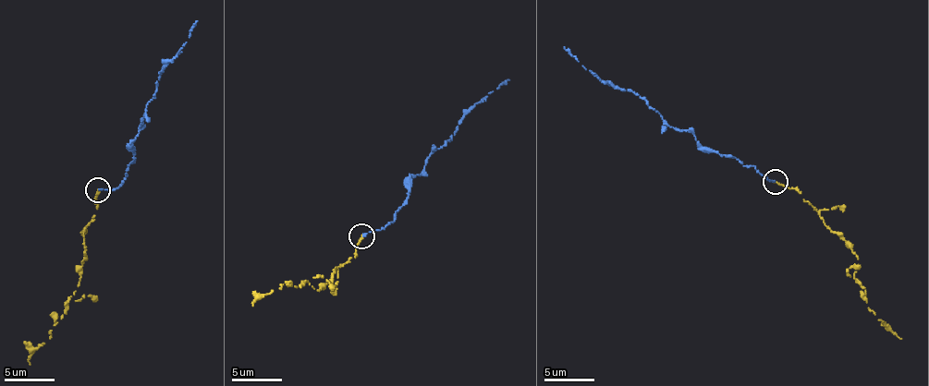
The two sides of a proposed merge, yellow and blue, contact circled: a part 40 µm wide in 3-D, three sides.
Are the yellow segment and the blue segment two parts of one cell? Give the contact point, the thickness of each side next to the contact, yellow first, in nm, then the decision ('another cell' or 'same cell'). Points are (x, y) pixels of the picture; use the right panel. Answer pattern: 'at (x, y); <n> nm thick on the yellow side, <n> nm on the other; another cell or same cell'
at (775, 182); 200 nm thick on the yellow side, 180 nm on the other; same cell

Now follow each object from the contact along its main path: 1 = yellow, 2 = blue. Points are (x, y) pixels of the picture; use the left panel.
1: (97, 189), (96, 209), (84, 232), (86, 256), (81, 275), (63, 315), (30, 358), (30, 365)
2: (100, 189), (118, 188), (127, 174), (135, 159), (132, 150), (143, 113), (162, 69), (174, 59), (196, 21)

